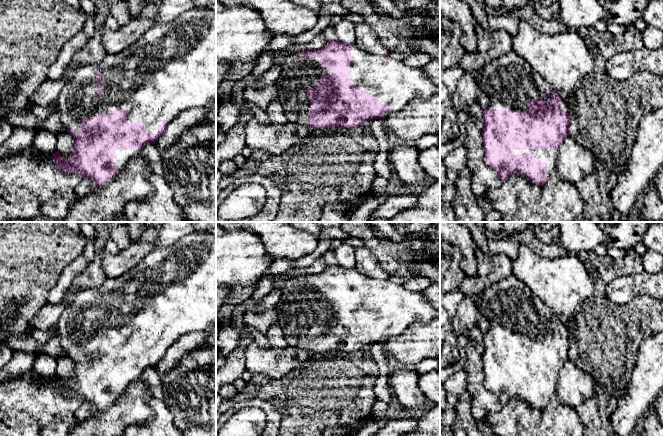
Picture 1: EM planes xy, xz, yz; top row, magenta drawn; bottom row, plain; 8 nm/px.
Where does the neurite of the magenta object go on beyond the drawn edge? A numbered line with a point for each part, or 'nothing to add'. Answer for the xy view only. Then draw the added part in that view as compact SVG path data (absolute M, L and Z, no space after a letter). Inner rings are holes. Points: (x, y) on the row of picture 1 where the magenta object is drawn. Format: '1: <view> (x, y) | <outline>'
1: xy (171, 68) | M193 8L182 13L174 20L164 23L155 24L147 30L134 44L127 47L118 54L107 54L102 61L97 64L89 64L81 66L76 70L73 77L65 83L57 98L58 112L61 121L67 130L75 130L79 134L82 133L82 119L83 118L96 118L99 114L108 114L111 110L125 110L130 117L128 122L141 122L146 128L147 134L157 134L158 127L165 122L167 125L183 111L203 107L210 101L216 100L216 14L211 9ZM98 73L102 73L102 100L98 100Z

